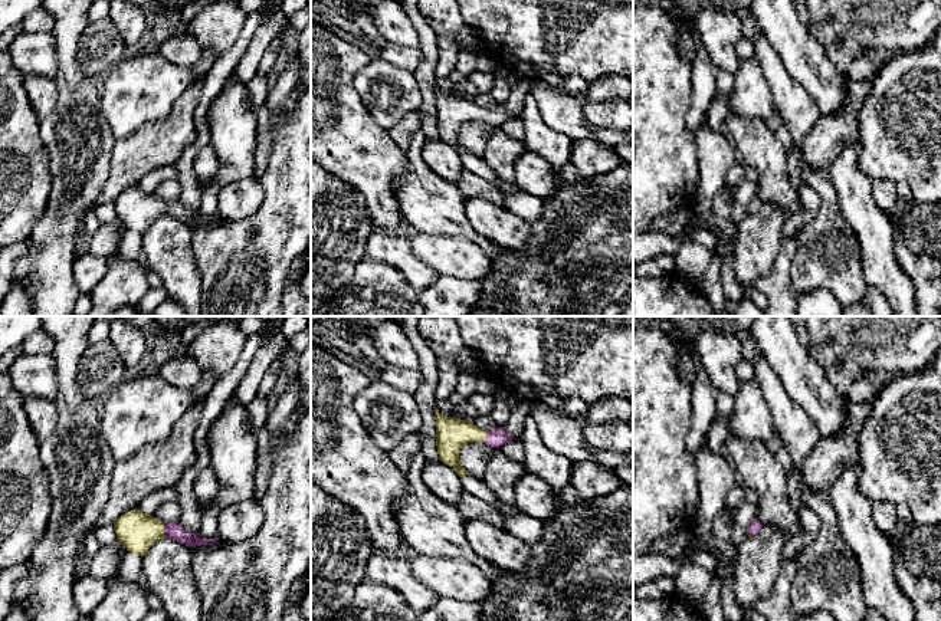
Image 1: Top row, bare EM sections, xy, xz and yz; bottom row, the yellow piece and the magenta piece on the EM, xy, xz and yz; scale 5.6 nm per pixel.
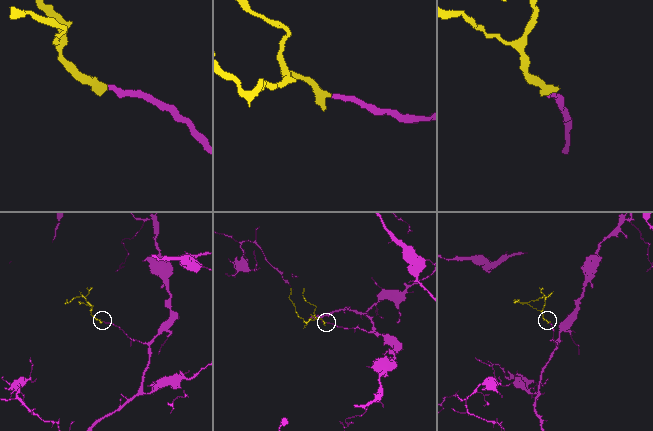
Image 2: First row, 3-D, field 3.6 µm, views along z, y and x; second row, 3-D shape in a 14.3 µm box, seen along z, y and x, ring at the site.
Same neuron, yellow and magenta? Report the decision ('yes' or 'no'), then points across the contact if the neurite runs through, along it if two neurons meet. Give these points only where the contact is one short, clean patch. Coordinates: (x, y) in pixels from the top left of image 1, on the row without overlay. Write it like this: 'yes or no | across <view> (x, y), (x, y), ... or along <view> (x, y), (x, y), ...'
yes | across xy (135, 209), (163, 209), (174, 209)

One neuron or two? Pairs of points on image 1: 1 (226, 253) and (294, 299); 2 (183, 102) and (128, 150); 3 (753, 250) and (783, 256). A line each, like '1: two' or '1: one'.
1: two
2: one
3: two

